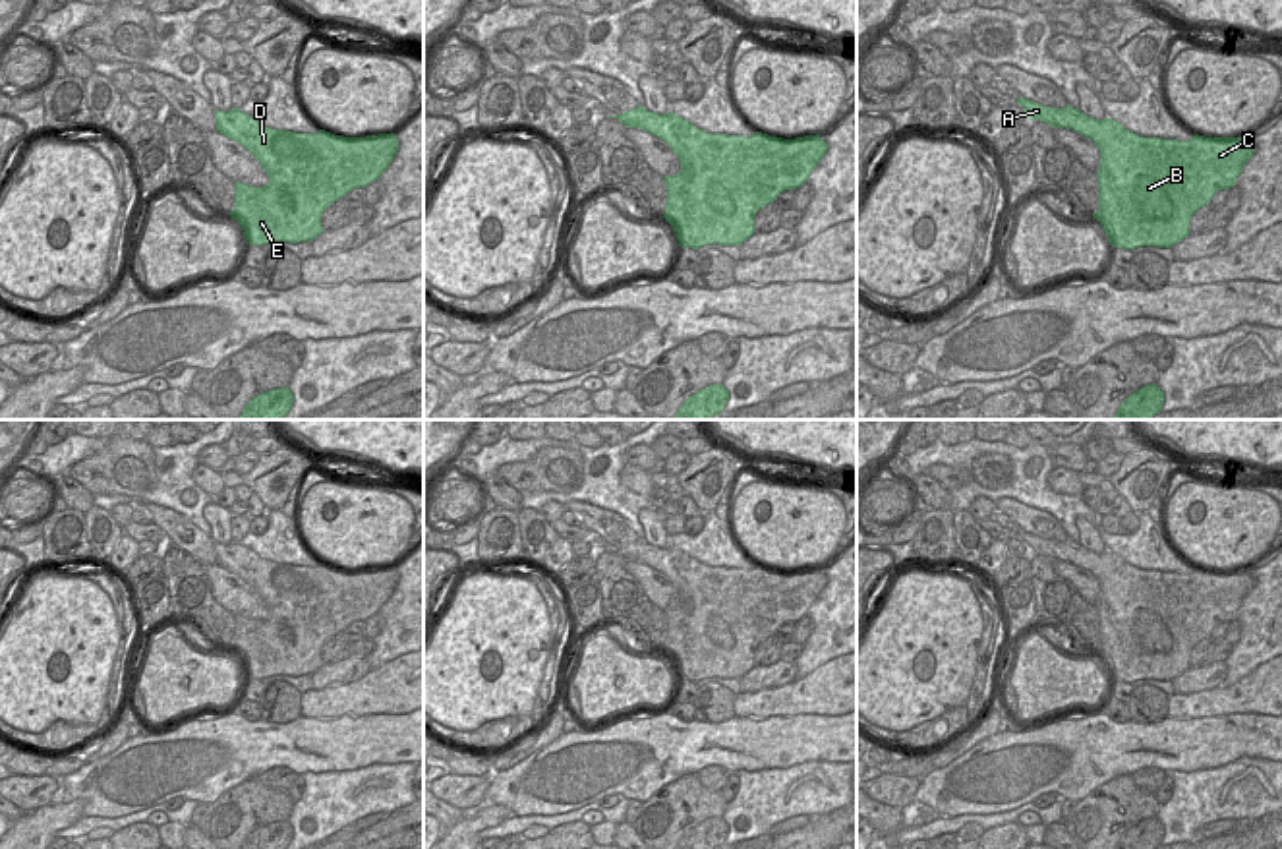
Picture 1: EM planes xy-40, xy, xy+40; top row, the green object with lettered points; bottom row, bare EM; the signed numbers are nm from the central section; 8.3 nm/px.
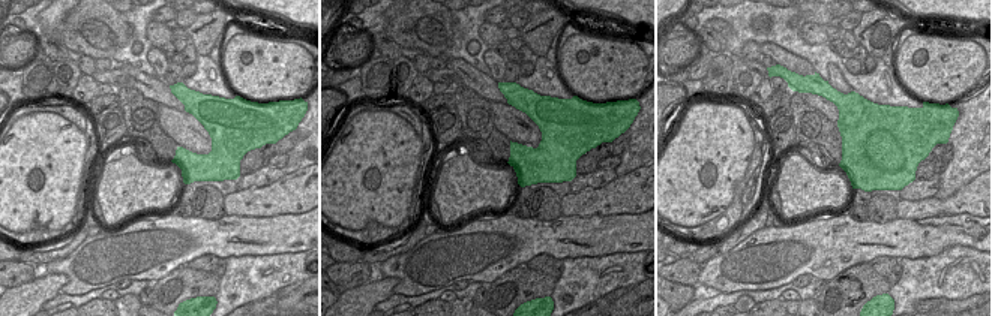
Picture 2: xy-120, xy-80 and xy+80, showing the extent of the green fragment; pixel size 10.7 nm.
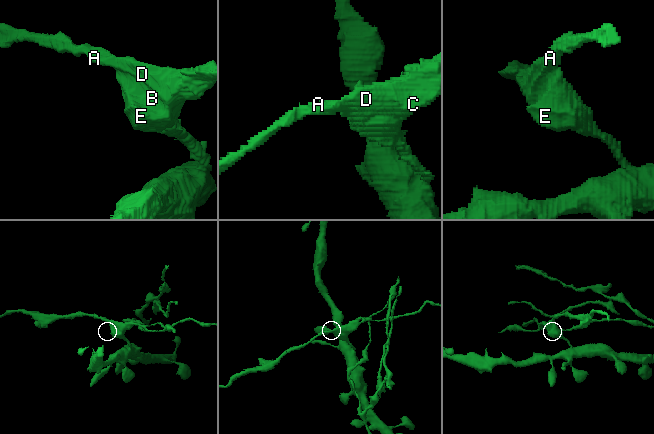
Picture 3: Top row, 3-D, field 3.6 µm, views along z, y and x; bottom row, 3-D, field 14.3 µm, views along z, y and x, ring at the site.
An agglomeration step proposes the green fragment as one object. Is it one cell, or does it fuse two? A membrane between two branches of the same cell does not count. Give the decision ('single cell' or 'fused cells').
fused cells

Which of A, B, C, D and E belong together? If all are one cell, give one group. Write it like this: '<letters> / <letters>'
A C D E / B

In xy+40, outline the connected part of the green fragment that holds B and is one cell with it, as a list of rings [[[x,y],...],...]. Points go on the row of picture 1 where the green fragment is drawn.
[[[1137,176],[1133,182],[1133,205],[1149,219],[1168,220],[1174,215],[1174,205],[1158,180]]]

